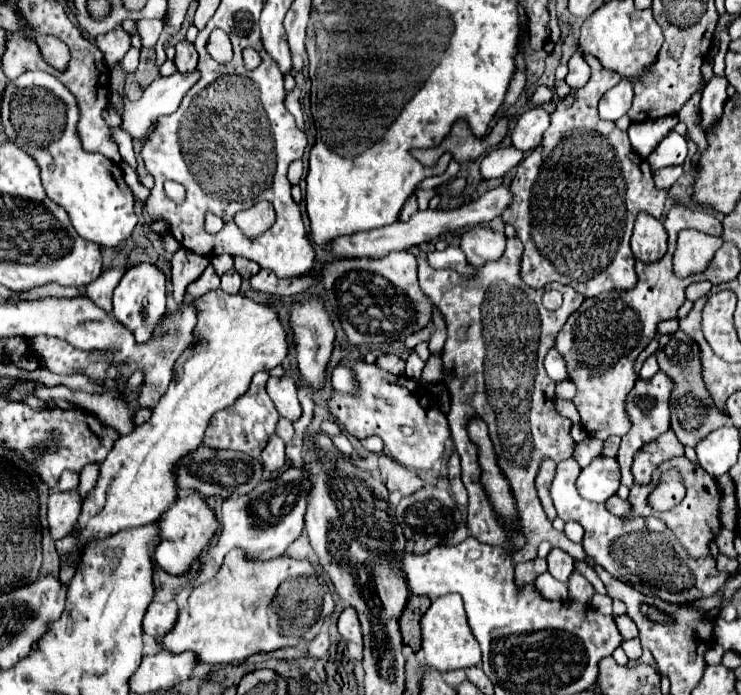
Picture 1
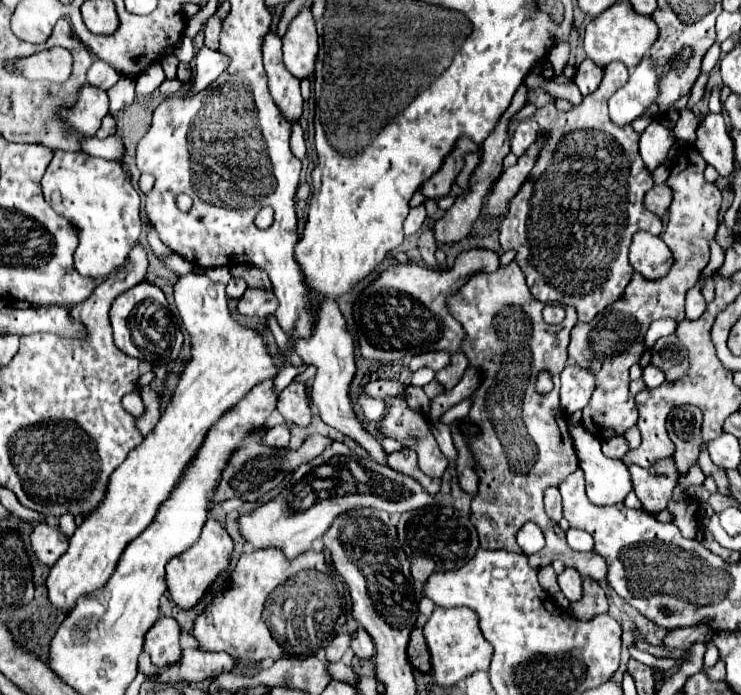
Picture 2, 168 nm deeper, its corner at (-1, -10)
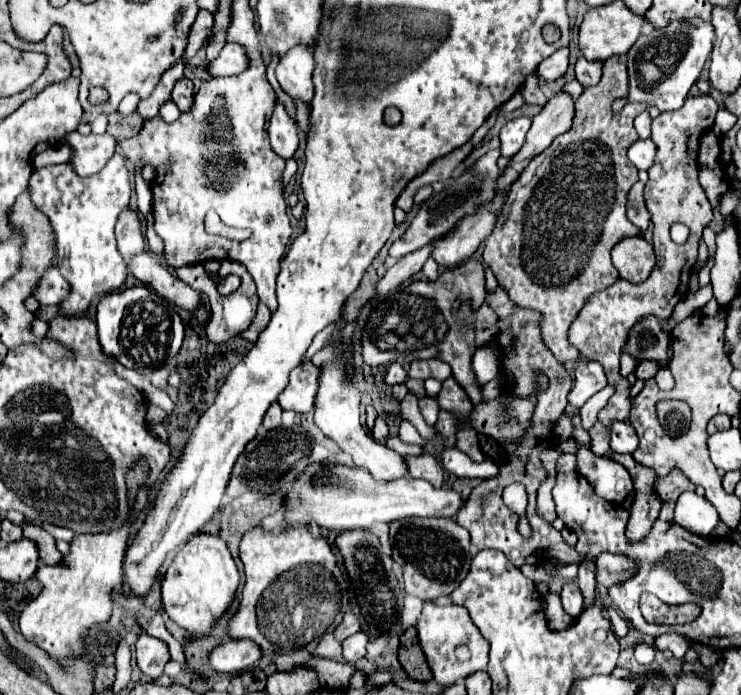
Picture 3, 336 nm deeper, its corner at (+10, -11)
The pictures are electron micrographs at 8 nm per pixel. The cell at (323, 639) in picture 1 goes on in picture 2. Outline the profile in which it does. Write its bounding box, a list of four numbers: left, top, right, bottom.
[326,630,352,662]

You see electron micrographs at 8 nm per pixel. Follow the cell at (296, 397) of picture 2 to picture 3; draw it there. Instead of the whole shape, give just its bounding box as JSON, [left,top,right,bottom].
[277,363,319,413]

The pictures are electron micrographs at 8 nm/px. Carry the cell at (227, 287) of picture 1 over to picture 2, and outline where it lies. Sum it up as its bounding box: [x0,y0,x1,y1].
[226,278,248,298]

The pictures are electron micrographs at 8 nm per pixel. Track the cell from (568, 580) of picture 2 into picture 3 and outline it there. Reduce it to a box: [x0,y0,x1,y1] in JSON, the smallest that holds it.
[561,583,583,617]

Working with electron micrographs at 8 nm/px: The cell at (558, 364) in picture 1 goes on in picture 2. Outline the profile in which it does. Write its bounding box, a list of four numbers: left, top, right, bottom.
[560,364,596,414]

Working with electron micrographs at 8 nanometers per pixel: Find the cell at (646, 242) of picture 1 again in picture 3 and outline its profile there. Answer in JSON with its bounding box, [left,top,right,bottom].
[611,237,657,283]

